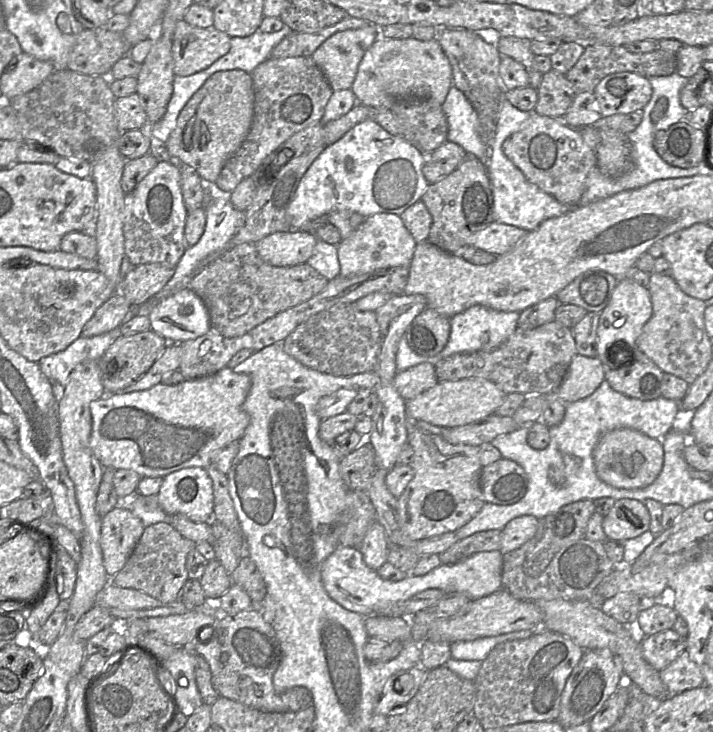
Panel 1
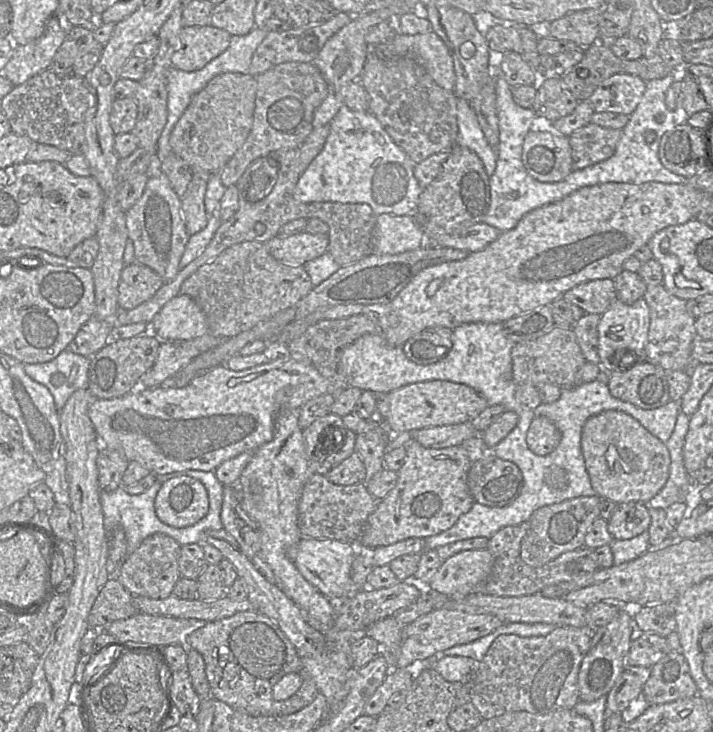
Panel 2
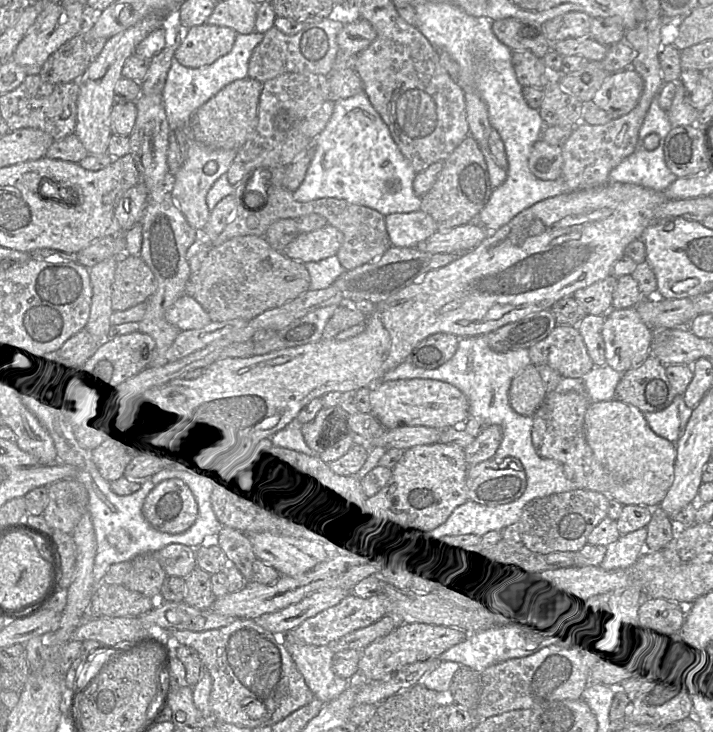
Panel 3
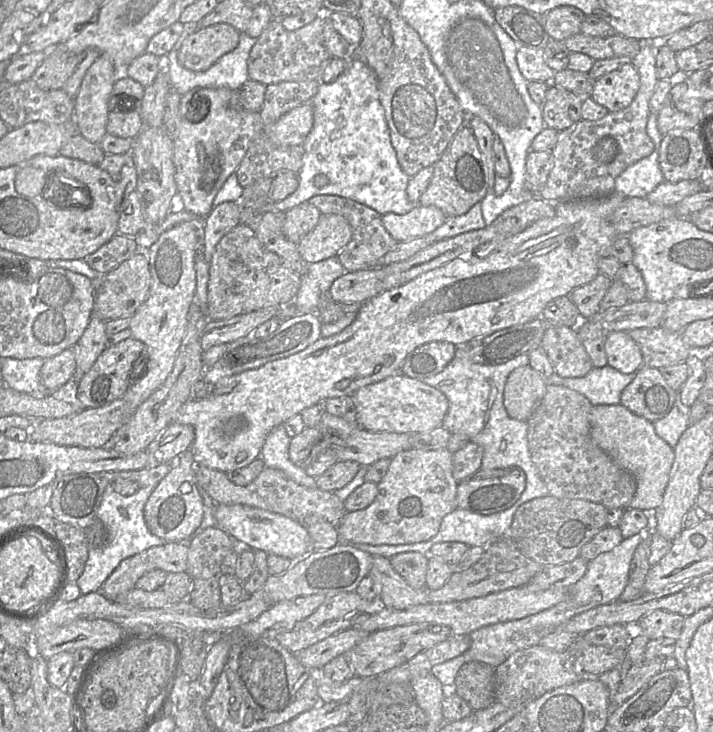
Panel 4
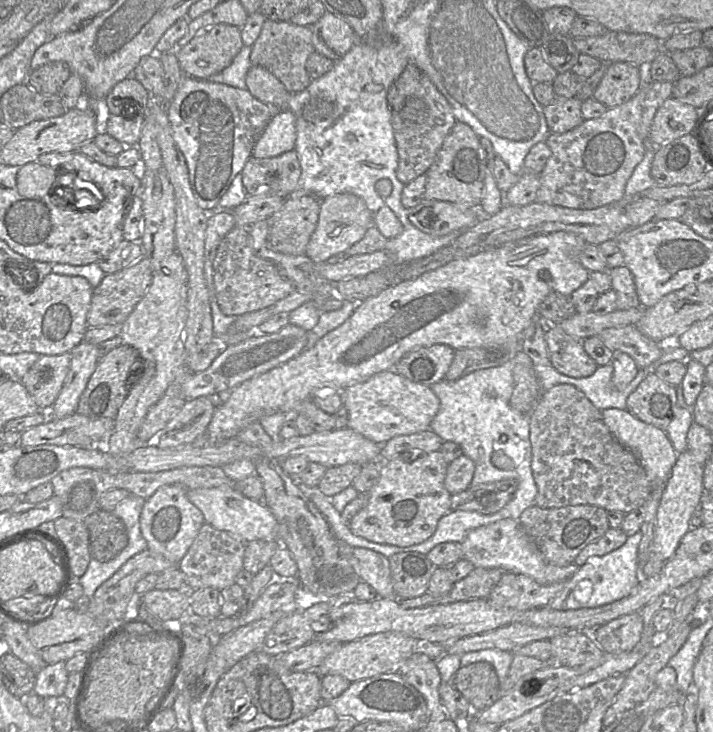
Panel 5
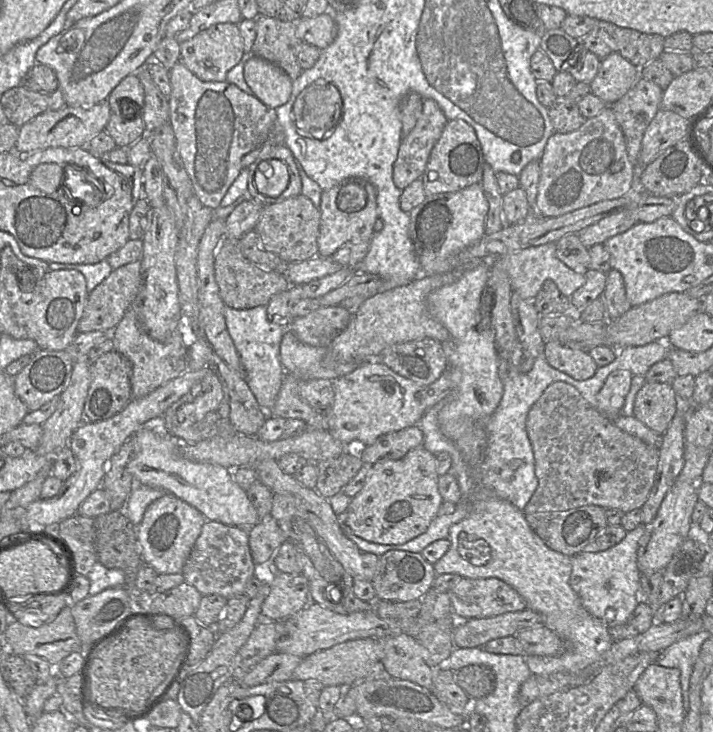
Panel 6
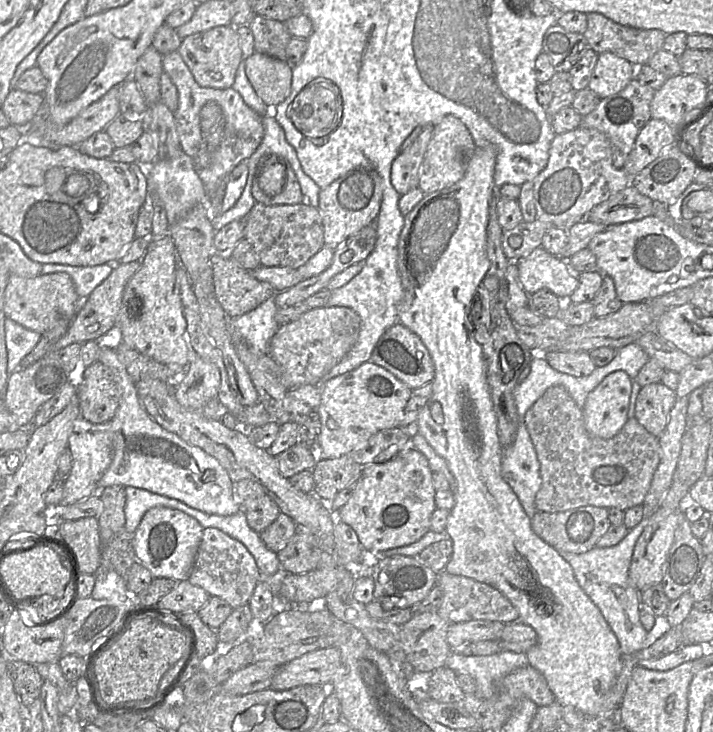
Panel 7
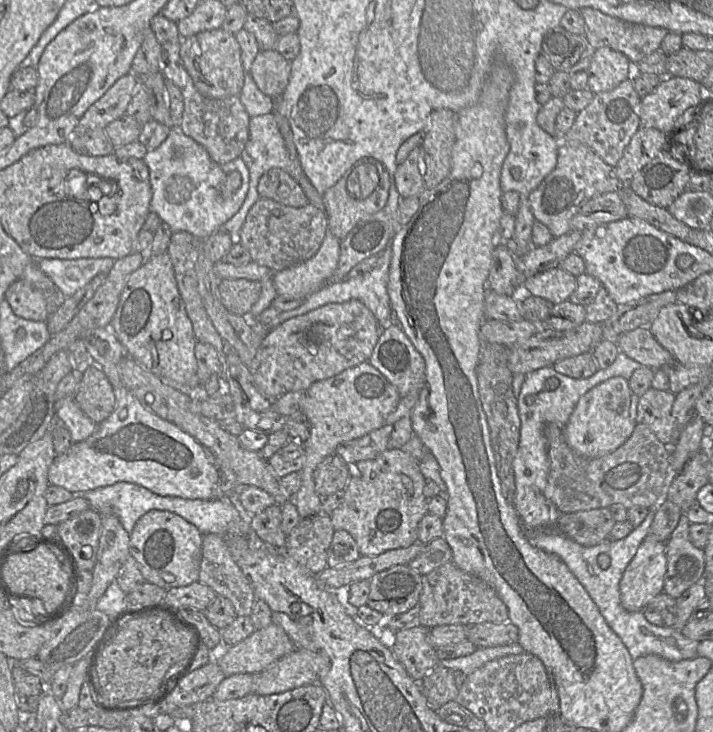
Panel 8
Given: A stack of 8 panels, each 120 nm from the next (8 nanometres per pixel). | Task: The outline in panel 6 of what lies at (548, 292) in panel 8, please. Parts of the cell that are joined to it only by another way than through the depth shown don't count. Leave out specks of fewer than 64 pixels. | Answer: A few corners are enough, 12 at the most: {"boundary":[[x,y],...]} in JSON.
{"boundary":[[554,242],[505,256],[512,292],[532,301],[546,280],[567,298],[585,273],[558,259]]}

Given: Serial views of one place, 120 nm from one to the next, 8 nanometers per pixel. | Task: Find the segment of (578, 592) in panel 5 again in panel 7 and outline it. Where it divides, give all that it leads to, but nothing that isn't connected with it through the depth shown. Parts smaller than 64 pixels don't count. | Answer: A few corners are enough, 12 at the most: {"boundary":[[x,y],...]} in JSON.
{"boundary":[[647,517],[615,546],[558,552],[601,611],[621,653],[644,648],[629,580]]}

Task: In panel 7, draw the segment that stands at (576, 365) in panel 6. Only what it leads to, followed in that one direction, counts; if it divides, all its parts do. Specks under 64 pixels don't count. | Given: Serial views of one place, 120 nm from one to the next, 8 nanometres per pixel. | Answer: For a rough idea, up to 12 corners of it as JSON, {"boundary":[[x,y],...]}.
{"boundary":[[548,351],[554,370],[574,377],[596,368],[589,352]]}

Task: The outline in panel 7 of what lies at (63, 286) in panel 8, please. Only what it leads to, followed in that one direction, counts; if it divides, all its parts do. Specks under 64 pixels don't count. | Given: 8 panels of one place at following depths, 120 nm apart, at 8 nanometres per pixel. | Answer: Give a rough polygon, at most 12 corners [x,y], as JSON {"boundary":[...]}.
{"boundary":[[43,264],[42,274],[65,272],[86,299],[116,267]]}

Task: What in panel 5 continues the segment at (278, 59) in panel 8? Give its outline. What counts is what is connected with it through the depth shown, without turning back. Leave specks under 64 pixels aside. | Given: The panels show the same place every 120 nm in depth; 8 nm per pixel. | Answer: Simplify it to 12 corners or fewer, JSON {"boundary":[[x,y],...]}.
{"boundary":[[251,65],[246,84],[275,111],[292,93],[266,69]]}

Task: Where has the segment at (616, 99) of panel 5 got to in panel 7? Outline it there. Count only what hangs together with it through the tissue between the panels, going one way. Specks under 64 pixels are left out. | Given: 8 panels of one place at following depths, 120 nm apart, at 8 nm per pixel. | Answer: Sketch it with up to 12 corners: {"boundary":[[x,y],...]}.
{"boundary":[[598,54],[588,87],[600,99],[623,90],[637,67]]}

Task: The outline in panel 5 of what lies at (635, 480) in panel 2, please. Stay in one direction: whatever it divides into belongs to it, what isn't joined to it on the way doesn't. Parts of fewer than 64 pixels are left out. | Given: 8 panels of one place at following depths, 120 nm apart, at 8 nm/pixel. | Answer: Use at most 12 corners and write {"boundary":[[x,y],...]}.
{"boundary":[[627,410],[601,413],[645,469],[651,492],[666,485],[678,454],[665,430]]}

